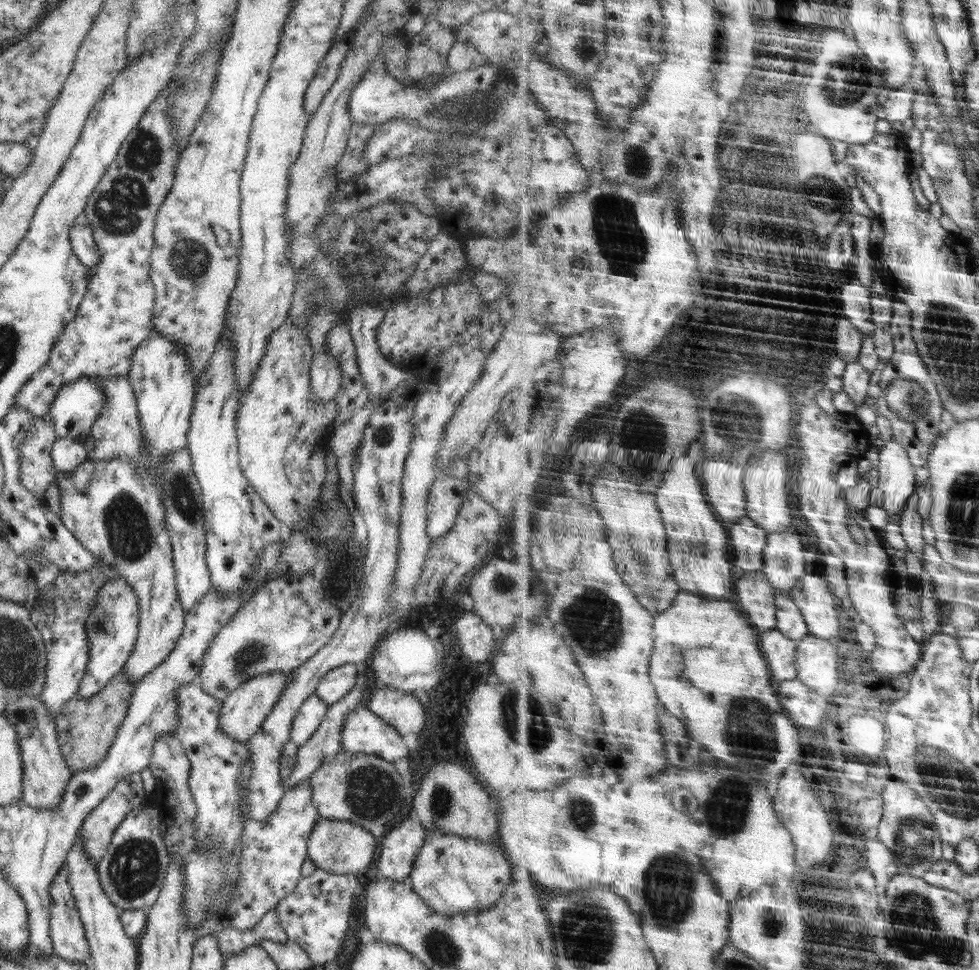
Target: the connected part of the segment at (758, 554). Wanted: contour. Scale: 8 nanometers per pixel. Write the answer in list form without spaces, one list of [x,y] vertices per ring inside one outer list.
[[[750,517],[740,519],[732,528],[732,549],[734,558],[736,558],[736,566],[742,569],[739,570],[740,574],[758,571],[764,567],[764,550],[768,546],[768,536],[770,533],[764,527],[758,526]]]

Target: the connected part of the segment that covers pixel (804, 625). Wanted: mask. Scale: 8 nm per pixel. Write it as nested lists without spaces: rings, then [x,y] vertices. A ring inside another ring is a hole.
[[[780,592],[777,597],[777,606],[779,608],[777,610],[779,618],[778,630],[784,632],[788,638],[797,641],[804,640],[804,638],[811,635],[807,618],[791,592]]]

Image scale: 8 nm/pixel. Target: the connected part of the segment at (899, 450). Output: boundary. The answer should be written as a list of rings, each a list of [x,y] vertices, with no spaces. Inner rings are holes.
[[[893,437],[880,450],[879,488],[884,491],[884,509],[888,523],[902,524],[910,496],[919,488],[916,467],[906,447]]]

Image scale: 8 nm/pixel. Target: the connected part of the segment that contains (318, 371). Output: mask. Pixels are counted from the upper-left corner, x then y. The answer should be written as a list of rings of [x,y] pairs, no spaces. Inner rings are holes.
[[[318,353],[311,359],[309,366],[311,399],[328,402],[336,396],[341,385],[339,362],[330,353]]]

